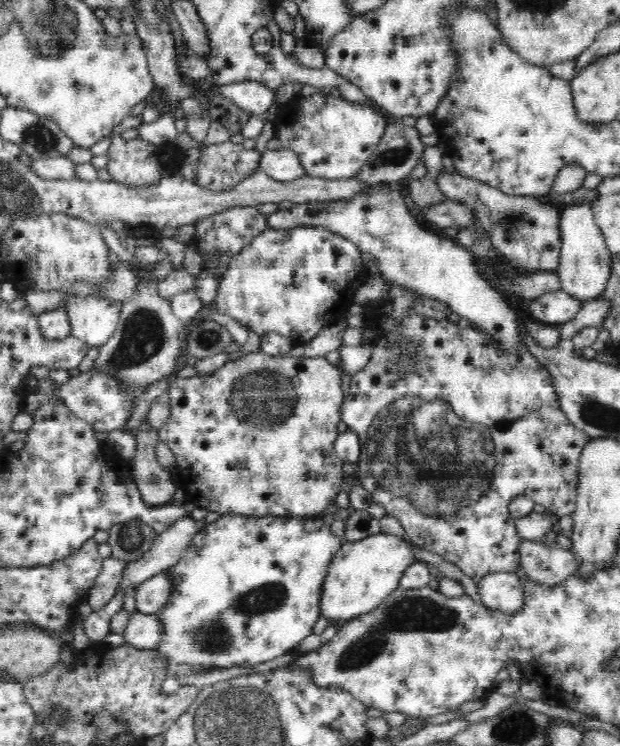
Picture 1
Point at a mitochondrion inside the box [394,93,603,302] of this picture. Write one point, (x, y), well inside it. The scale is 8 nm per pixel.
(513, 216)

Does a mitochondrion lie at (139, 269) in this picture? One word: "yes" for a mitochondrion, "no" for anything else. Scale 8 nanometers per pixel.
no

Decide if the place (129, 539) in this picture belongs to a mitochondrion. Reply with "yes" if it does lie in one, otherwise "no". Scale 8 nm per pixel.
yes

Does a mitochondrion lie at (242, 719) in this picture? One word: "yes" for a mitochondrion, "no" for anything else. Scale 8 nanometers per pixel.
yes

